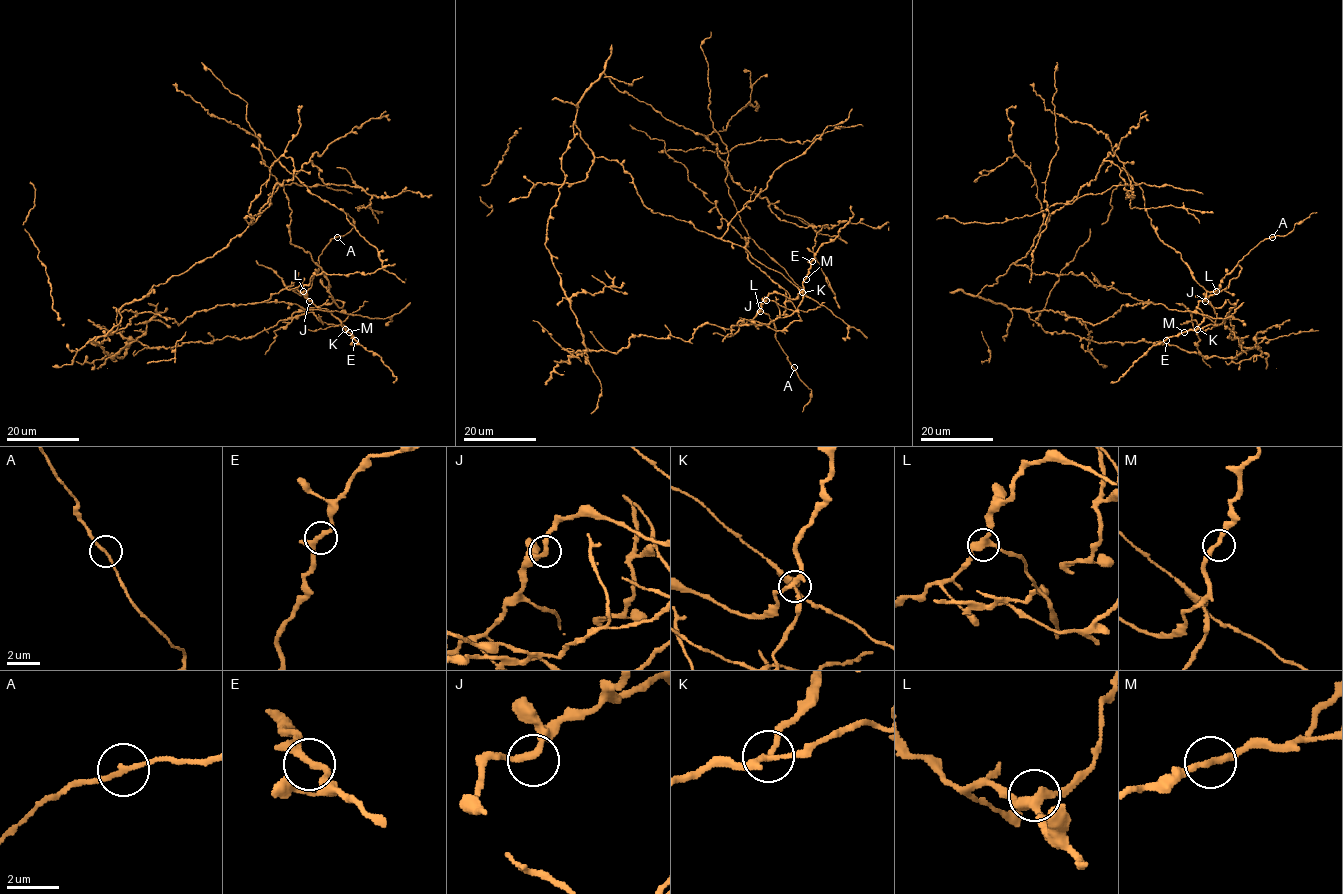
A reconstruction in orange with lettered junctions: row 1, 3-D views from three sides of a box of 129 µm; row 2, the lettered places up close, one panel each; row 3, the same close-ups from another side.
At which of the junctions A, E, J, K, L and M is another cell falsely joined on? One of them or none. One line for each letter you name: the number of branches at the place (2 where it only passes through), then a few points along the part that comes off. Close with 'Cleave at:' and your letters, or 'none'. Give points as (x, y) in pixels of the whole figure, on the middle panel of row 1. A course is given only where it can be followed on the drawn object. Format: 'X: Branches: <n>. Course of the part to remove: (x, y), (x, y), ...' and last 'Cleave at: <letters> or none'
K: Branches: 3. Course of the part to remove: (802, 292), (769, 323), (584, 351), (545, 245), (603, 73), (781, 220), (827, 225), (839, 308)
Cleave at: K

